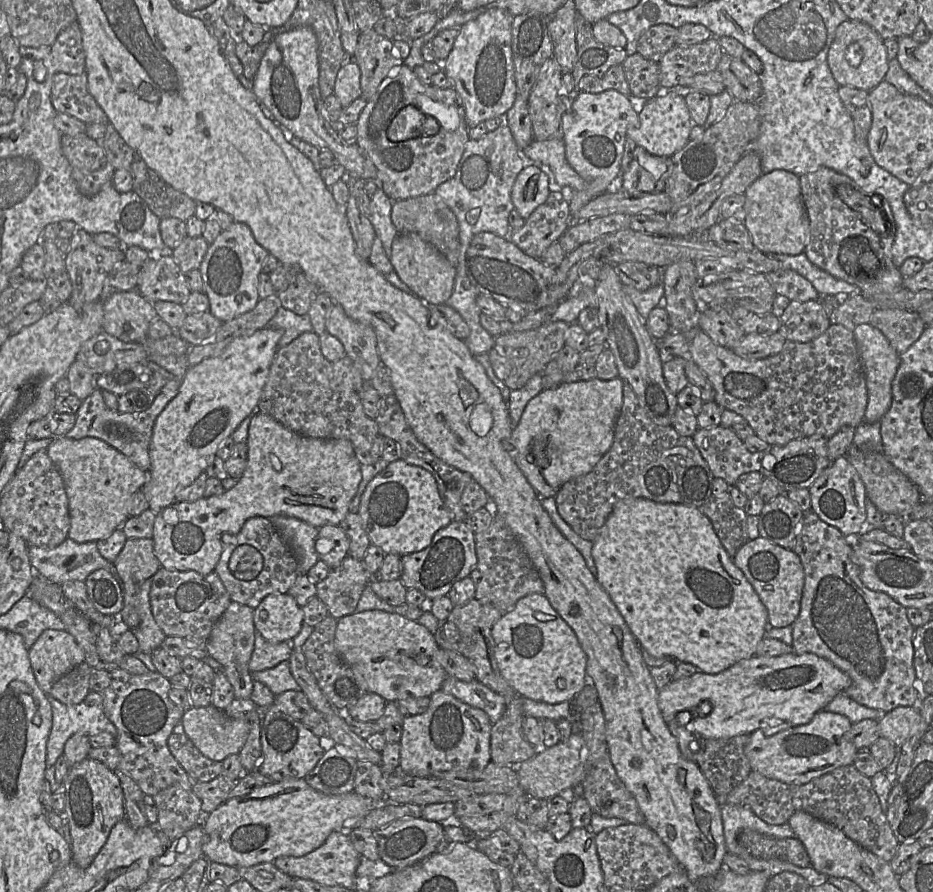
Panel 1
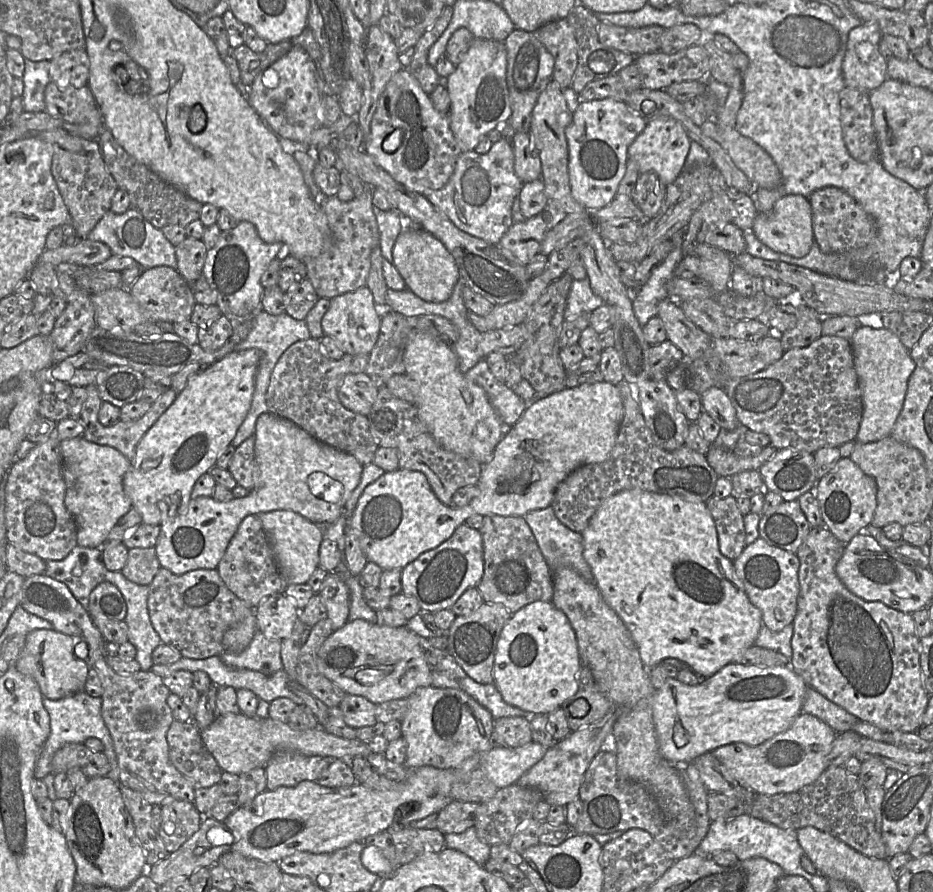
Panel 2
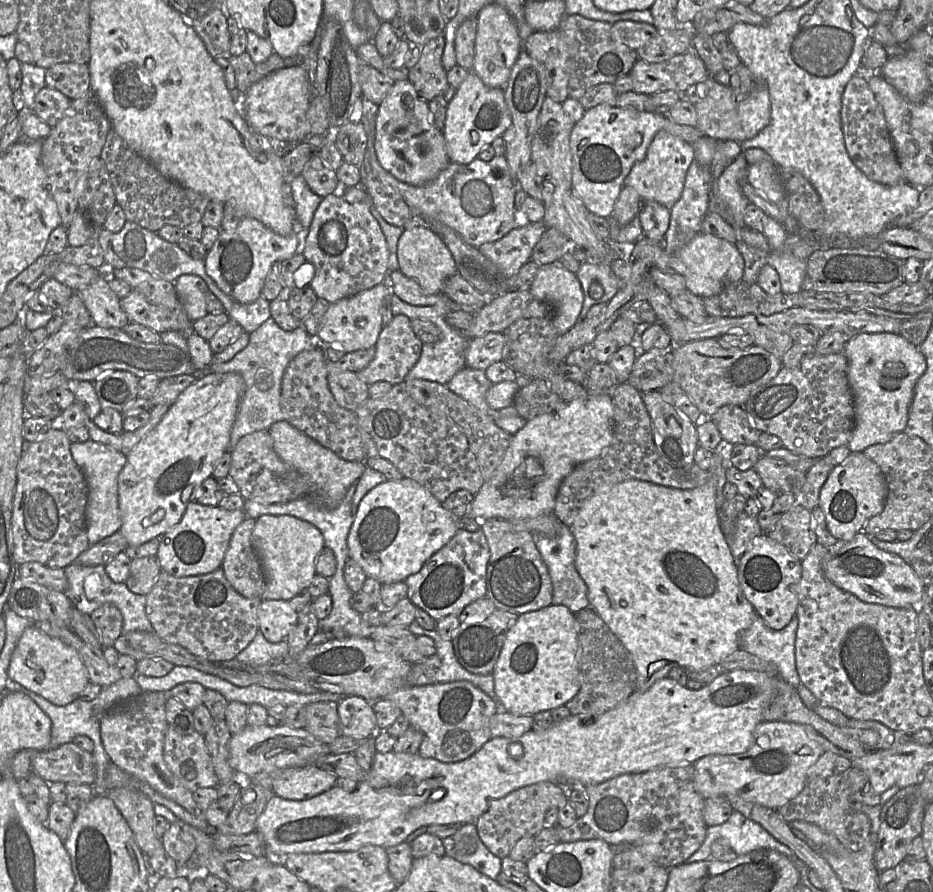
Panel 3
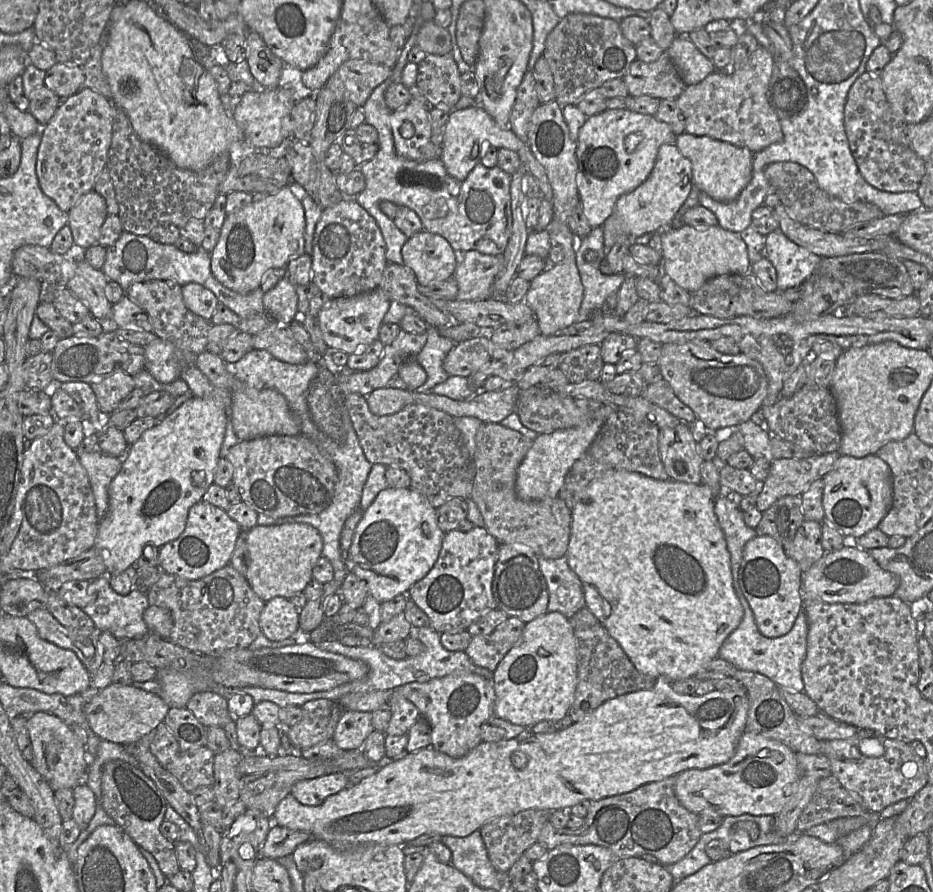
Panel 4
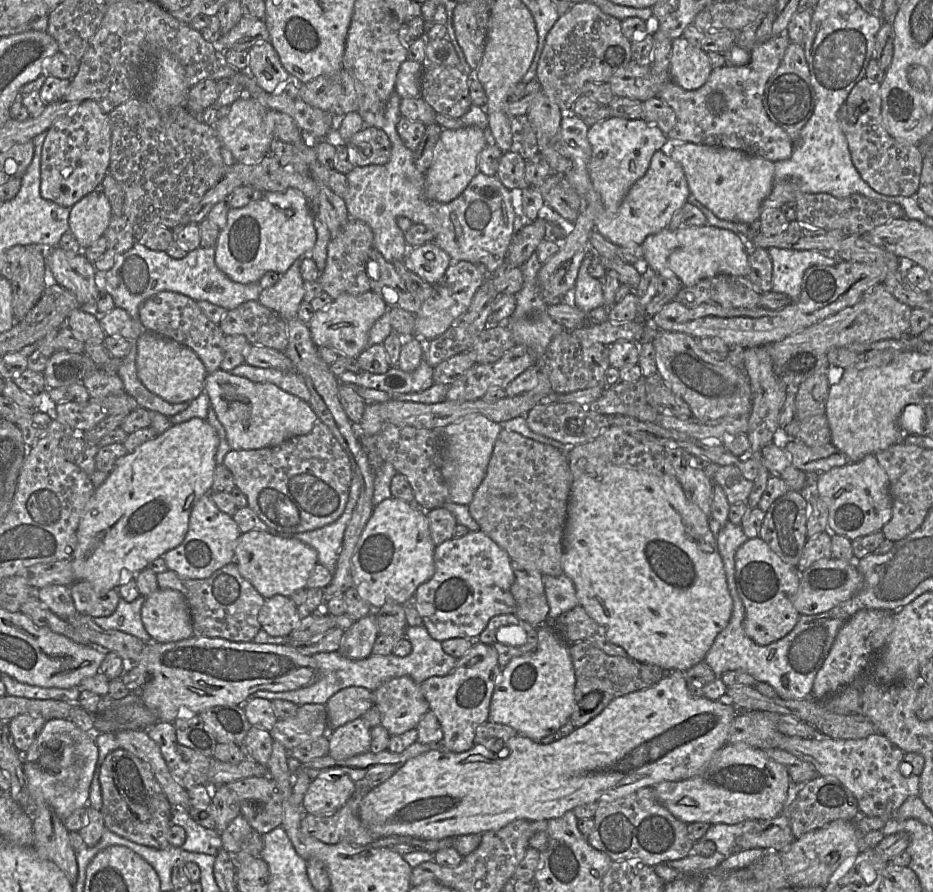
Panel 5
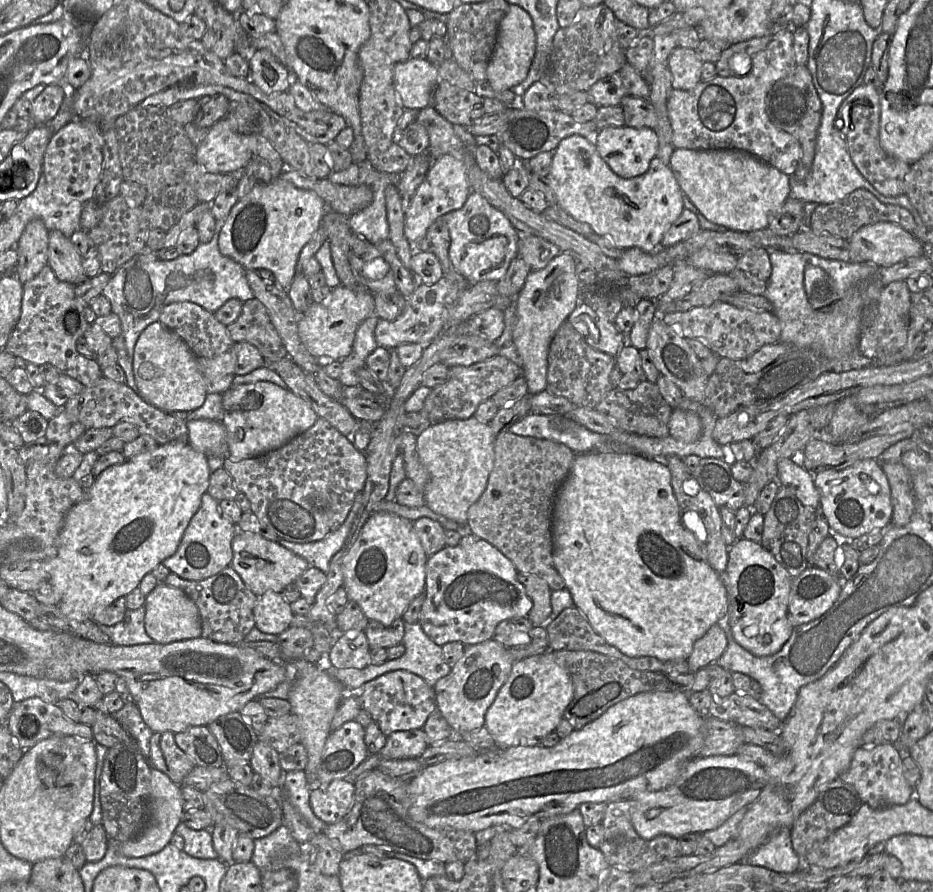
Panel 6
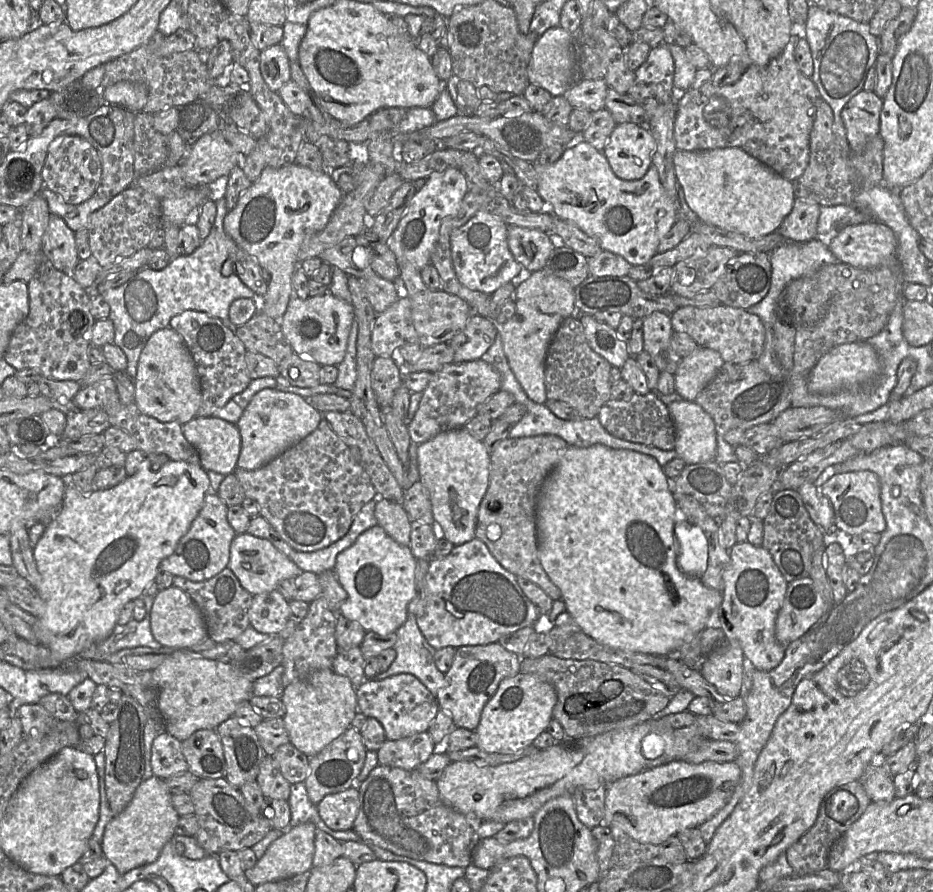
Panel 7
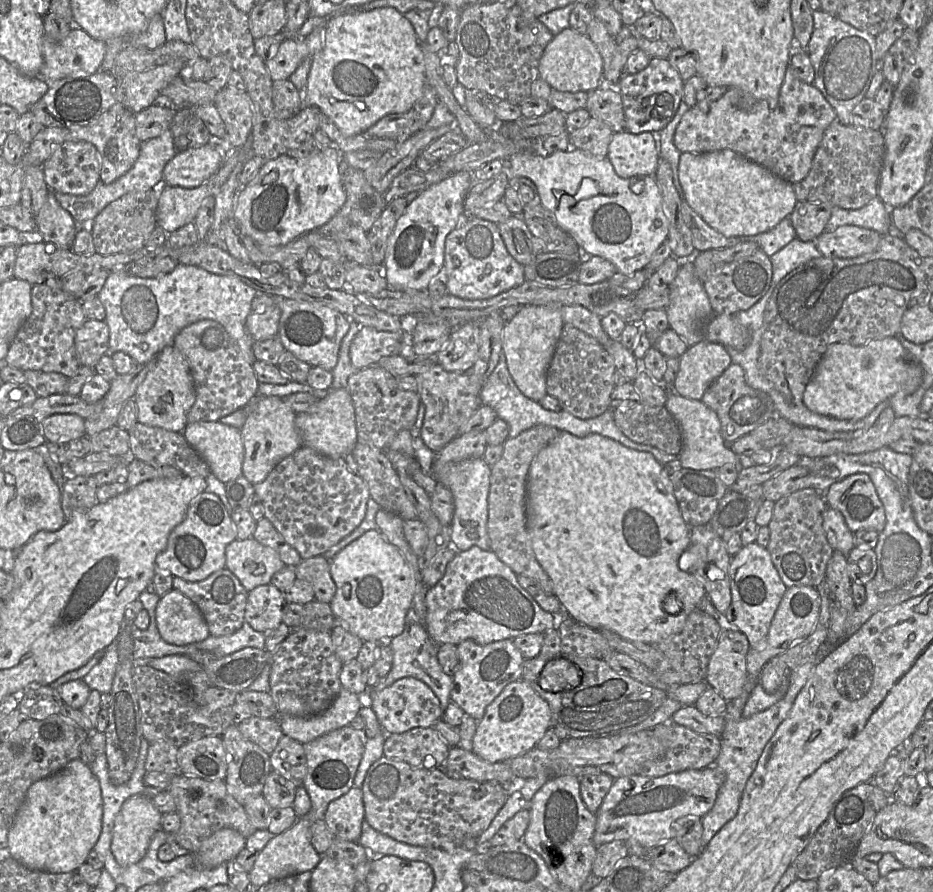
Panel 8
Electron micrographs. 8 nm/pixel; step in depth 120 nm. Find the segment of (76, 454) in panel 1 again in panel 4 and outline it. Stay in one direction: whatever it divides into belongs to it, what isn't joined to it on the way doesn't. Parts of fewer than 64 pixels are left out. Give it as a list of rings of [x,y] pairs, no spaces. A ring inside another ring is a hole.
[[[78,452],[77,455],[89,478],[99,523],[107,513],[108,487],[121,469],[122,457],[108,456],[101,452]]]

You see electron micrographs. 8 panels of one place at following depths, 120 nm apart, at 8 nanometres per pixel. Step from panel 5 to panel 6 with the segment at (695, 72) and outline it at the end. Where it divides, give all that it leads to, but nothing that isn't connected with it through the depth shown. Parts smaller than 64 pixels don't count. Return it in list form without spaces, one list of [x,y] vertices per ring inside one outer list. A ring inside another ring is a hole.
[[[676,46],[668,59],[672,75],[672,88],[691,90],[701,82],[702,59],[695,49]]]

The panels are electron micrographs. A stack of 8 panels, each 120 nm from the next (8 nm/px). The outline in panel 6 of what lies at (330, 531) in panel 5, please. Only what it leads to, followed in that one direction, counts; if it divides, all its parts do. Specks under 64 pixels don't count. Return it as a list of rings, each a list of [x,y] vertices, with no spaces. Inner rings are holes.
[[[360,492],[343,524],[322,540],[310,543],[294,543],[279,537],[279,542],[285,548],[304,558],[309,563],[309,567],[316,567],[327,574],[333,556],[344,546],[352,524],[364,506],[365,498]]]

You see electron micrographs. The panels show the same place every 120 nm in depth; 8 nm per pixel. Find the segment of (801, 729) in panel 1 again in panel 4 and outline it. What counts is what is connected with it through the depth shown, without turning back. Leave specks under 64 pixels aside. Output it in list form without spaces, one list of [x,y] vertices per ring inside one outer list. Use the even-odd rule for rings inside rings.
[[[744,732],[735,755],[727,763],[707,769],[689,769],[676,777],[675,794],[683,807],[697,815],[703,811],[712,811],[725,818],[743,814],[776,816],[791,799],[802,775],[797,762],[797,753],[788,746],[761,734]]]

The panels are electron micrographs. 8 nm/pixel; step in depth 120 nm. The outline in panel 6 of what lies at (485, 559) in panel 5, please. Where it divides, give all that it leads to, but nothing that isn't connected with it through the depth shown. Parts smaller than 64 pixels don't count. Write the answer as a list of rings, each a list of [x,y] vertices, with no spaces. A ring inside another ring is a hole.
[[[475,534],[464,535],[456,546],[446,546],[429,556],[426,564],[426,587],[419,624],[437,645],[461,642],[466,646],[493,639],[497,625],[511,618],[526,618],[533,608],[525,587],[518,581],[514,564],[495,546]]]

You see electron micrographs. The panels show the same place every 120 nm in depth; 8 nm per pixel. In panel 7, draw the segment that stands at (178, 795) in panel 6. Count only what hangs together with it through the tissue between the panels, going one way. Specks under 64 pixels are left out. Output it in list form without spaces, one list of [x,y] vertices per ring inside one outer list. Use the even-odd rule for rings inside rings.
[[[153,775],[140,783],[127,807],[106,825],[101,843],[103,854],[121,875],[134,868],[154,862],[161,854],[166,842],[175,835],[175,828],[180,816],[172,806],[171,796],[165,781]]]

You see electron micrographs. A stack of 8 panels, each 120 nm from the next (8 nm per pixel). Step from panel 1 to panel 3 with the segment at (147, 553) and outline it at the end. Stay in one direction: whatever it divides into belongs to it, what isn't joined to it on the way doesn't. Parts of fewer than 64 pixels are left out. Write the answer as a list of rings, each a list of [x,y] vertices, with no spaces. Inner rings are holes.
[[[157,556],[131,559],[129,575],[125,584],[131,592],[147,595],[154,586],[160,571]]]

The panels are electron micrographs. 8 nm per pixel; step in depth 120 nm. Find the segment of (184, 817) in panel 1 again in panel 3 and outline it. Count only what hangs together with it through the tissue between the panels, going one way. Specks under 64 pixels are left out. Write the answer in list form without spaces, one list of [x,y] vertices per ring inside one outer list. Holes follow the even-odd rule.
[[[180,819],[170,823],[160,839],[166,853],[175,860],[177,865],[184,865],[196,849],[196,841],[191,833],[191,825]]]

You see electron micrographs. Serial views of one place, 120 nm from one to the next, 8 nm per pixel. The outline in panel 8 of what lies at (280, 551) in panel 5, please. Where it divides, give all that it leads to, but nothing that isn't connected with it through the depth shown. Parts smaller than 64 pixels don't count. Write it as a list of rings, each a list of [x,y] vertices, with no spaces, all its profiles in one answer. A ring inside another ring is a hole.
[[[253,537],[229,543],[225,550],[226,566],[248,591],[271,583],[272,576],[285,564],[279,554]]]

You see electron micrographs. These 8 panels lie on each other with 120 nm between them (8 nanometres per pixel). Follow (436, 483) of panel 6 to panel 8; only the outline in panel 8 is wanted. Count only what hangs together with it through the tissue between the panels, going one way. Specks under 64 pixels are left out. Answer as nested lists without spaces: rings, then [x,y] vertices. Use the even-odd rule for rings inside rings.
[[[473,458],[461,462],[434,460],[431,476],[451,490],[455,510],[450,525],[451,539],[461,551],[473,546],[483,550],[491,550],[490,538],[487,532],[488,495],[490,492],[491,467],[484,458]]]

